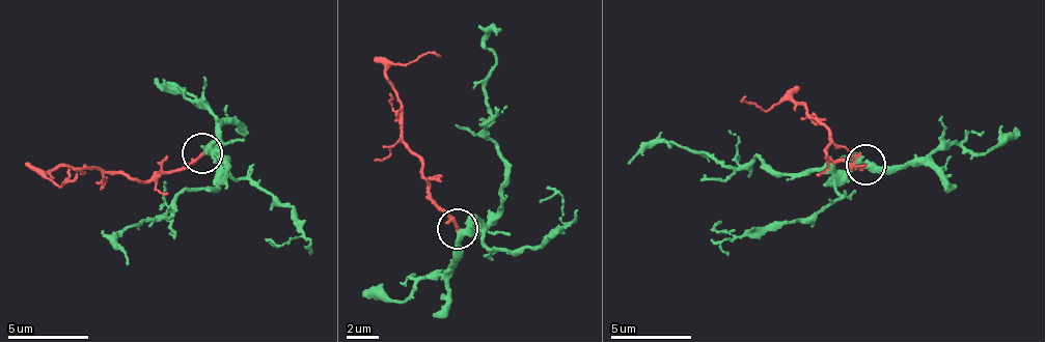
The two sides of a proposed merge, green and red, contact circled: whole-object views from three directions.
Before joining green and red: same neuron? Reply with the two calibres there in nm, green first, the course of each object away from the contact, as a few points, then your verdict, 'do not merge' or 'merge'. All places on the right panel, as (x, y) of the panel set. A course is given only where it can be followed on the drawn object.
360/180 nm | green via (864, 164), (832, 166), (805, 175), (764, 169), (751, 158), (731, 167), (670, 141), (629, 163) | red via (864, 164), (829, 162), (825, 124), (803, 108), (785, 100), (766, 112), (744, 96) | merge

